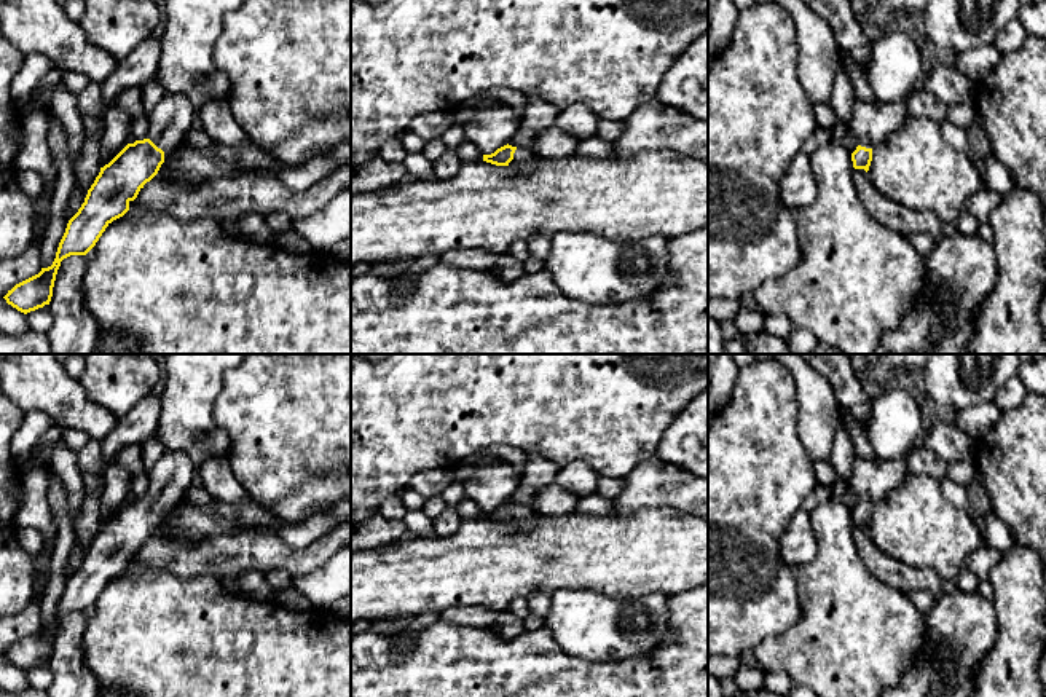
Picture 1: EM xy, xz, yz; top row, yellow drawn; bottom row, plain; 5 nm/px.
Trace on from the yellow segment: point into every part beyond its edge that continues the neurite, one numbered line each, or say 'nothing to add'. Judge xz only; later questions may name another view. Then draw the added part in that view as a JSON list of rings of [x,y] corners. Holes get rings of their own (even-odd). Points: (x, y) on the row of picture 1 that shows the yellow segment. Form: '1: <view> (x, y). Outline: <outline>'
1: xz (522, 155). Outline: [[[517,148],[513,153],[513,159],[509,164],[517,164],[517,163],[528,163],[531,159],[534,159],[536,155],[533,152],[533,148]]]

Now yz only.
1: yz (872, 123). Outline: [[[856,99],[847,129],[858,137],[861,147],[872,148],[904,126],[909,118],[906,100],[869,104]]]

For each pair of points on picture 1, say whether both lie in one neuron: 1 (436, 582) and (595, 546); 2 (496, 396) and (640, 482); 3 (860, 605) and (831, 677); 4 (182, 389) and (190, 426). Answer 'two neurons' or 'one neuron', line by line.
1: one neuron
2: two neurons
3: one neuron
4: one neuron

